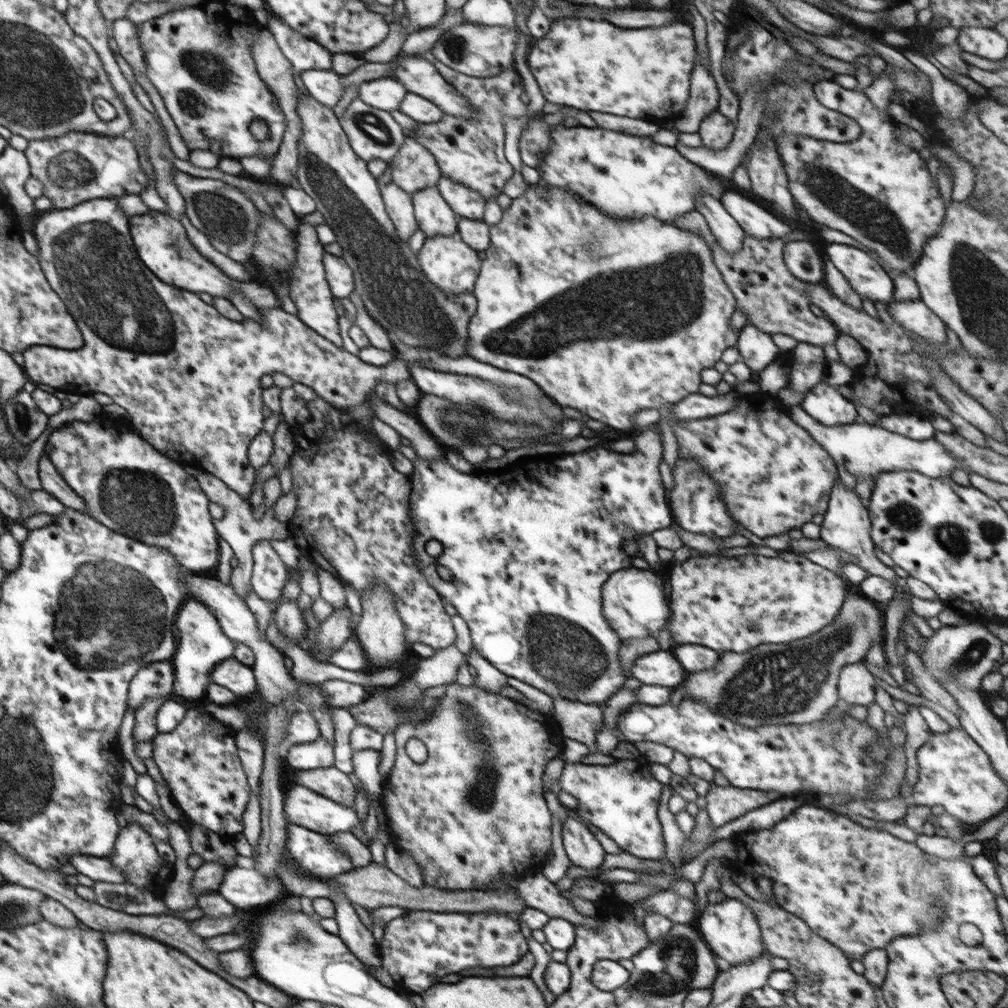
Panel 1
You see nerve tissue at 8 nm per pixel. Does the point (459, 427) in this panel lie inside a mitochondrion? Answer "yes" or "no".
yes

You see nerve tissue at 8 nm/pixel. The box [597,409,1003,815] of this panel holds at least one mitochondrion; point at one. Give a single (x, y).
(778, 683)

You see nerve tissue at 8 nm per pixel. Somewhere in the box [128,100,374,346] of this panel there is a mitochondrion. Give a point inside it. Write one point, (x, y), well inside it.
(227, 222)

